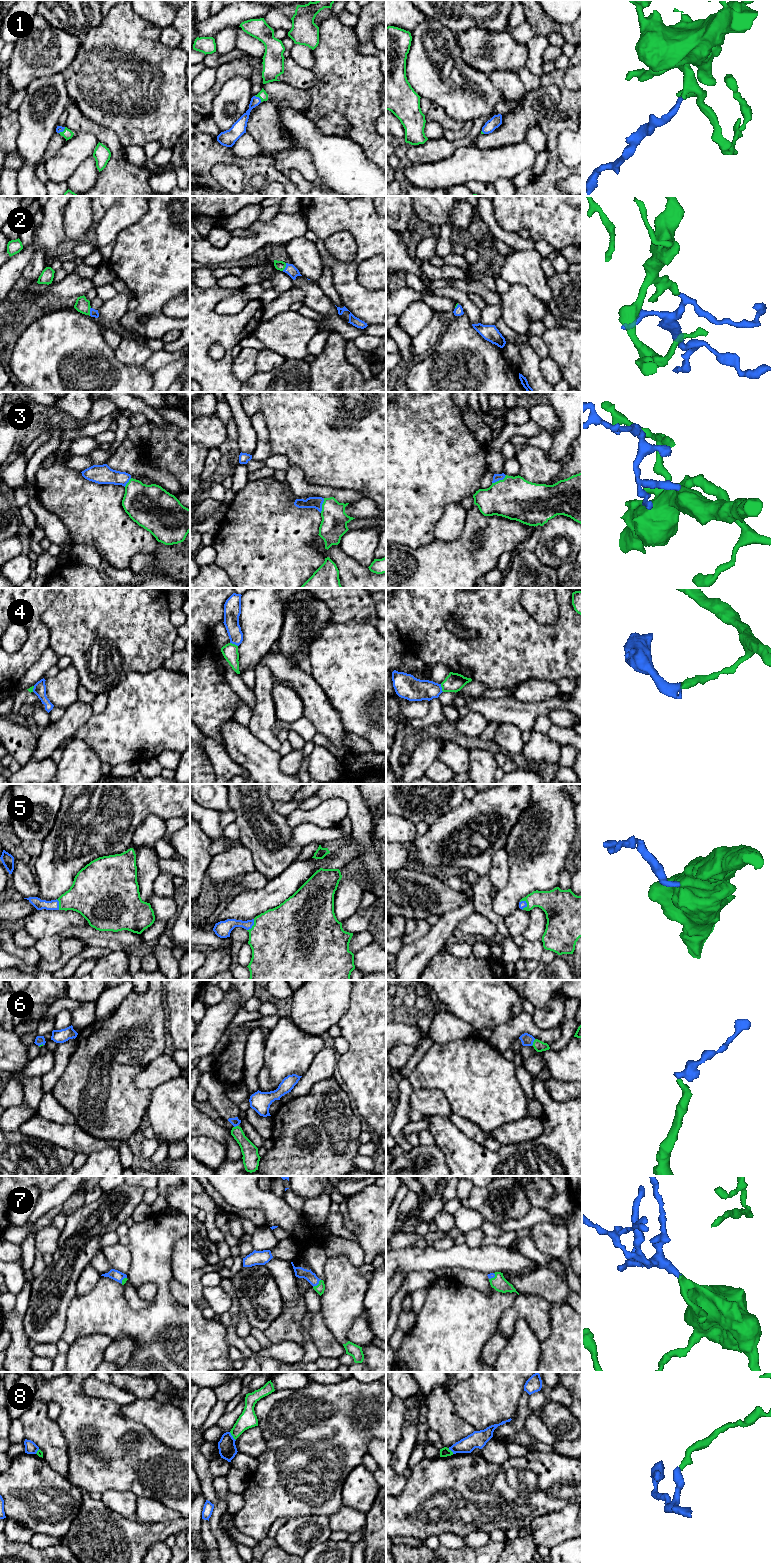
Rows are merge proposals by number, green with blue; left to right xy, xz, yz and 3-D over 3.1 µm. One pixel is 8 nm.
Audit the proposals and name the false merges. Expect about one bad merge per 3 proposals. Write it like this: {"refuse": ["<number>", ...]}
{"refuse": ["4", "8"]}

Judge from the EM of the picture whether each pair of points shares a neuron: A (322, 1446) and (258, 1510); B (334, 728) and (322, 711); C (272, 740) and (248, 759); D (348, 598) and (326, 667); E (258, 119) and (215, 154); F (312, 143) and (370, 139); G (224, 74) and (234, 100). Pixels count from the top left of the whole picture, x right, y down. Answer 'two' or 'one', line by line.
A: one
B: one
C: two
D: two
E: two
F: two
G: two

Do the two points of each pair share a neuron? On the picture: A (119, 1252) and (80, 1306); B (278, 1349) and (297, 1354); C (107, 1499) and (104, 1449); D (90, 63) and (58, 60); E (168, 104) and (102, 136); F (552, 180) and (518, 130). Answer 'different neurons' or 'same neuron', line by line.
A: different neurons
B: same neuron
C: different neurons
D: different neurons
E: different neurons
F: different neurons

